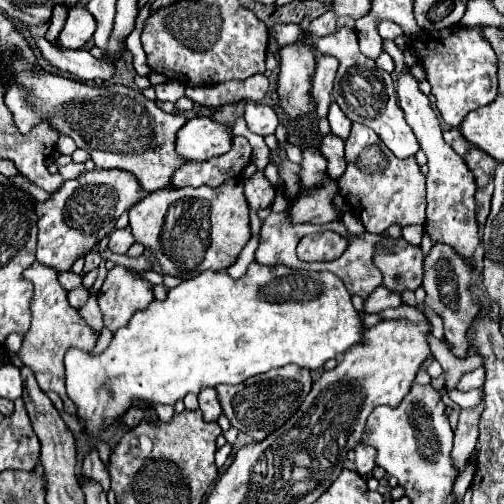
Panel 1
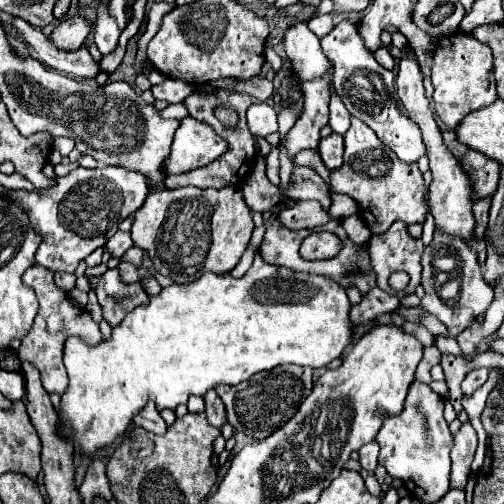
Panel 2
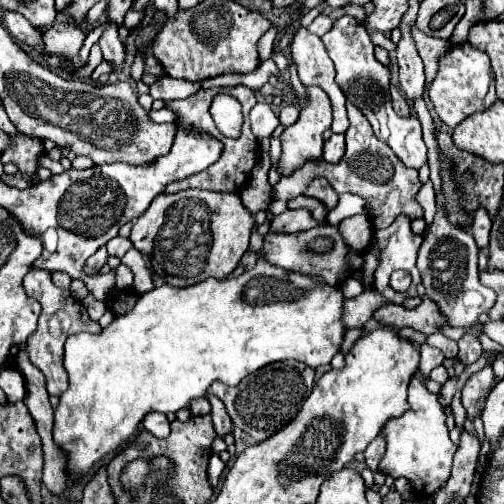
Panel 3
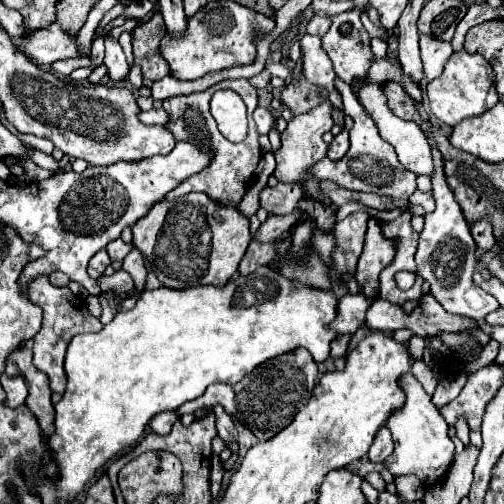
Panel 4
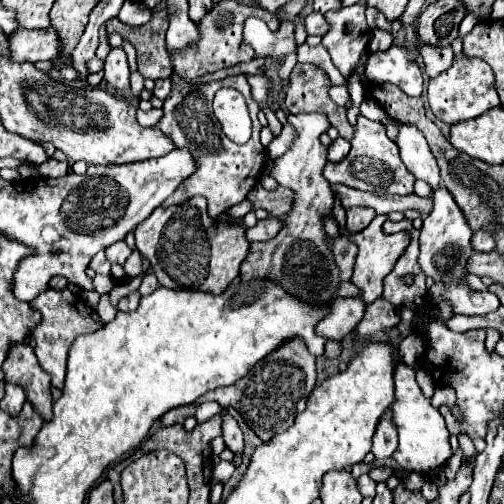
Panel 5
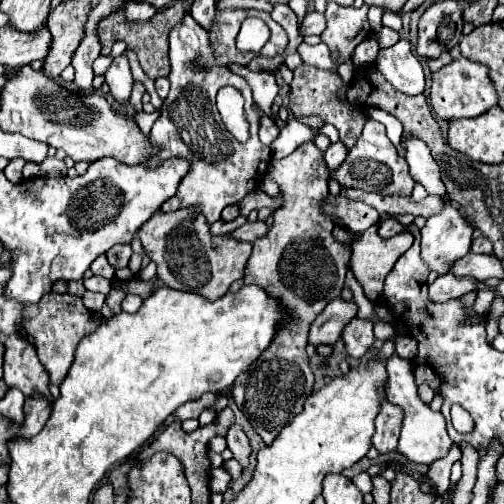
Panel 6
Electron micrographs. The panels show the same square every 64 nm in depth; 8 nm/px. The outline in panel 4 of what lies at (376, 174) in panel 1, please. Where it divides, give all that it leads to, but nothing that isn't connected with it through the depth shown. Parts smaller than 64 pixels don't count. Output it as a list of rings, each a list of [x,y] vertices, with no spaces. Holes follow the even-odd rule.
[[[340,80],[340,84],[336,84],[336,88],[342,94],[344,112],[354,118],[354,126],[350,130],[350,150],[338,162],[330,162],[328,158],[320,160],[318,164],[312,166],[312,174],[320,180],[332,180],[338,186],[348,188],[348,190],[376,192],[380,196],[390,196],[392,202],[396,202],[390,208],[406,208],[408,198],[416,192],[416,176],[398,162],[398,156],[396,156],[396,150],[392,148],[392,144],[388,144],[380,136],[380,132],[376,132],[376,124],[364,114],[362,104],[352,94],[352,88],[348,84],[344,84],[344,80]],[[278,184],[274,188],[264,188],[260,192],[260,206],[268,210],[268,214],[290,214],[296,210],[298,202],[302,200],[302,188],[300,186],[292,186],[292,184]]]

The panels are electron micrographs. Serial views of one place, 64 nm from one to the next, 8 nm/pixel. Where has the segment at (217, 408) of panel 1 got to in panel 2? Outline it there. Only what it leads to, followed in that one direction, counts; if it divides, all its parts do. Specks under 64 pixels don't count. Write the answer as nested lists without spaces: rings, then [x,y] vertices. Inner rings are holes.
[[[208,390],[206,396],[206,416],[208,416],[208,422],[216,428],[222,428],[224,424],[228,424],[228,418],[226,418],[226,408],[220,400],[220,396],[214,392],[214,390]]]

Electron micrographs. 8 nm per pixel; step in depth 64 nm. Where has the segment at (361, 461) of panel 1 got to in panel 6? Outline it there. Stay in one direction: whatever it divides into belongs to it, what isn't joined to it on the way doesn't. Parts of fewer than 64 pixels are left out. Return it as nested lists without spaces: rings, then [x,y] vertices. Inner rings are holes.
[[[382,400],[380,412],[376,416],[376,434],[372,436],[372,444],[380,454],[396,450],[402,416],[404,414],[394,404],[390,404],[388,400]]]

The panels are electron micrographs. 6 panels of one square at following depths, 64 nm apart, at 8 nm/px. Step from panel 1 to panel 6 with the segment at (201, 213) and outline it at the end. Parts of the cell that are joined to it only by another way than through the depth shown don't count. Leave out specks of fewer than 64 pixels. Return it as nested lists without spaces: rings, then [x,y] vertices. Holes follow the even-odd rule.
[[[198,208],[176,212],[156,212],[138,232],[148,256],[158,264],[158,278],[174,290],[186,290],[214,302],[222,298],[230,284],[244,278],[252,244],[238,242],[232,236],[208,234],[208,222]],[[212,268],[212,270],[210,270]]]

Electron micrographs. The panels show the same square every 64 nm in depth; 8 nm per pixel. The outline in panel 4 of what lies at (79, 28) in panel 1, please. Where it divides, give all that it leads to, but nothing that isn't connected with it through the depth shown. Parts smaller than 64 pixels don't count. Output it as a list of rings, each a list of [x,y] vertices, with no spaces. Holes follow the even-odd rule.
[[[56,22],[50,24],[48,28],[28,32],[28,36],[24,36],[24,40],[18,48],[32,62],[36,62],[38,66],[44,66],[44,68],[48,68],[56,60],[78,56],[76,40],[72,36],[68,36],[66,32],[62,32]]]

